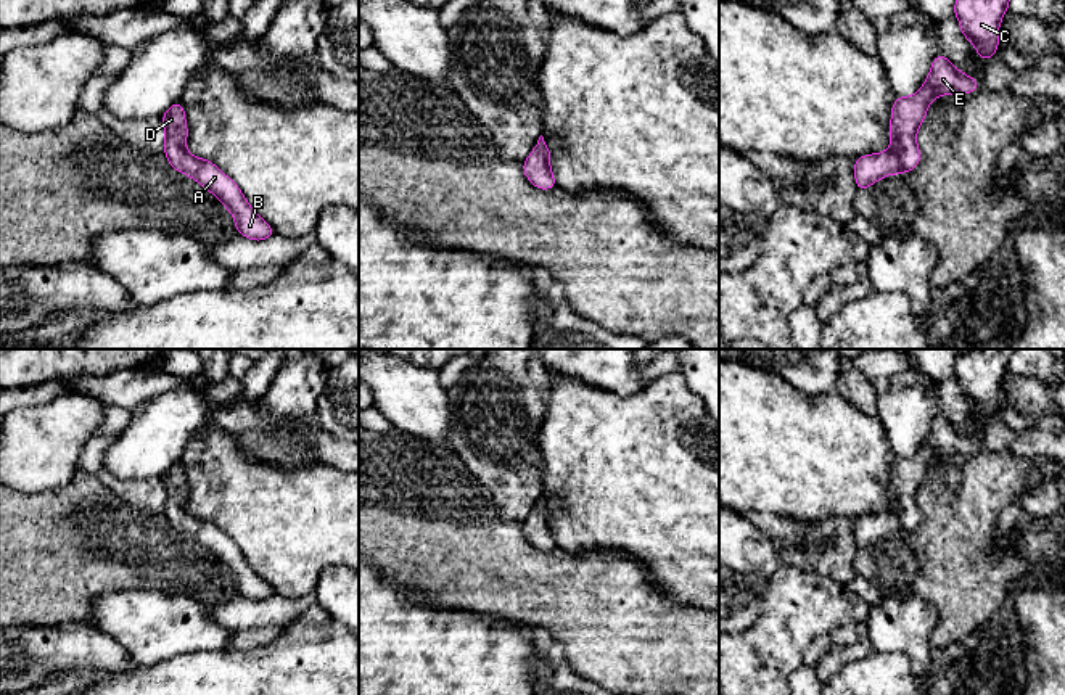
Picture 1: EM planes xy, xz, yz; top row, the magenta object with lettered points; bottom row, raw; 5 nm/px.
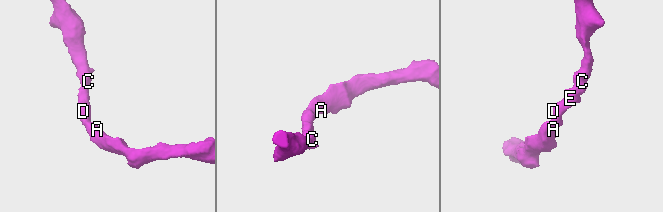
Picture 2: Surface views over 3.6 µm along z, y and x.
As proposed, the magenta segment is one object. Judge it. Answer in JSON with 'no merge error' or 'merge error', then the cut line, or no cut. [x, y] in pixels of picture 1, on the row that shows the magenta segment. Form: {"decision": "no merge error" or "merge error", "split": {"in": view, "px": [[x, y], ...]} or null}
{"decision": "no merge error", "split": null}

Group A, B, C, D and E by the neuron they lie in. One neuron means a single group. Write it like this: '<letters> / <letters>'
A B C D E

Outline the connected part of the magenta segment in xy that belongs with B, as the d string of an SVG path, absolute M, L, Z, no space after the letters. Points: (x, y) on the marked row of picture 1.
M180 100L161 119L166 127L164 154L171 167L206 187L232 212L238 235L256 241L273 236L273 228L251 209L228 175L222 174L214 162L195 158L187 151L188 129L185 124L185 108Z

